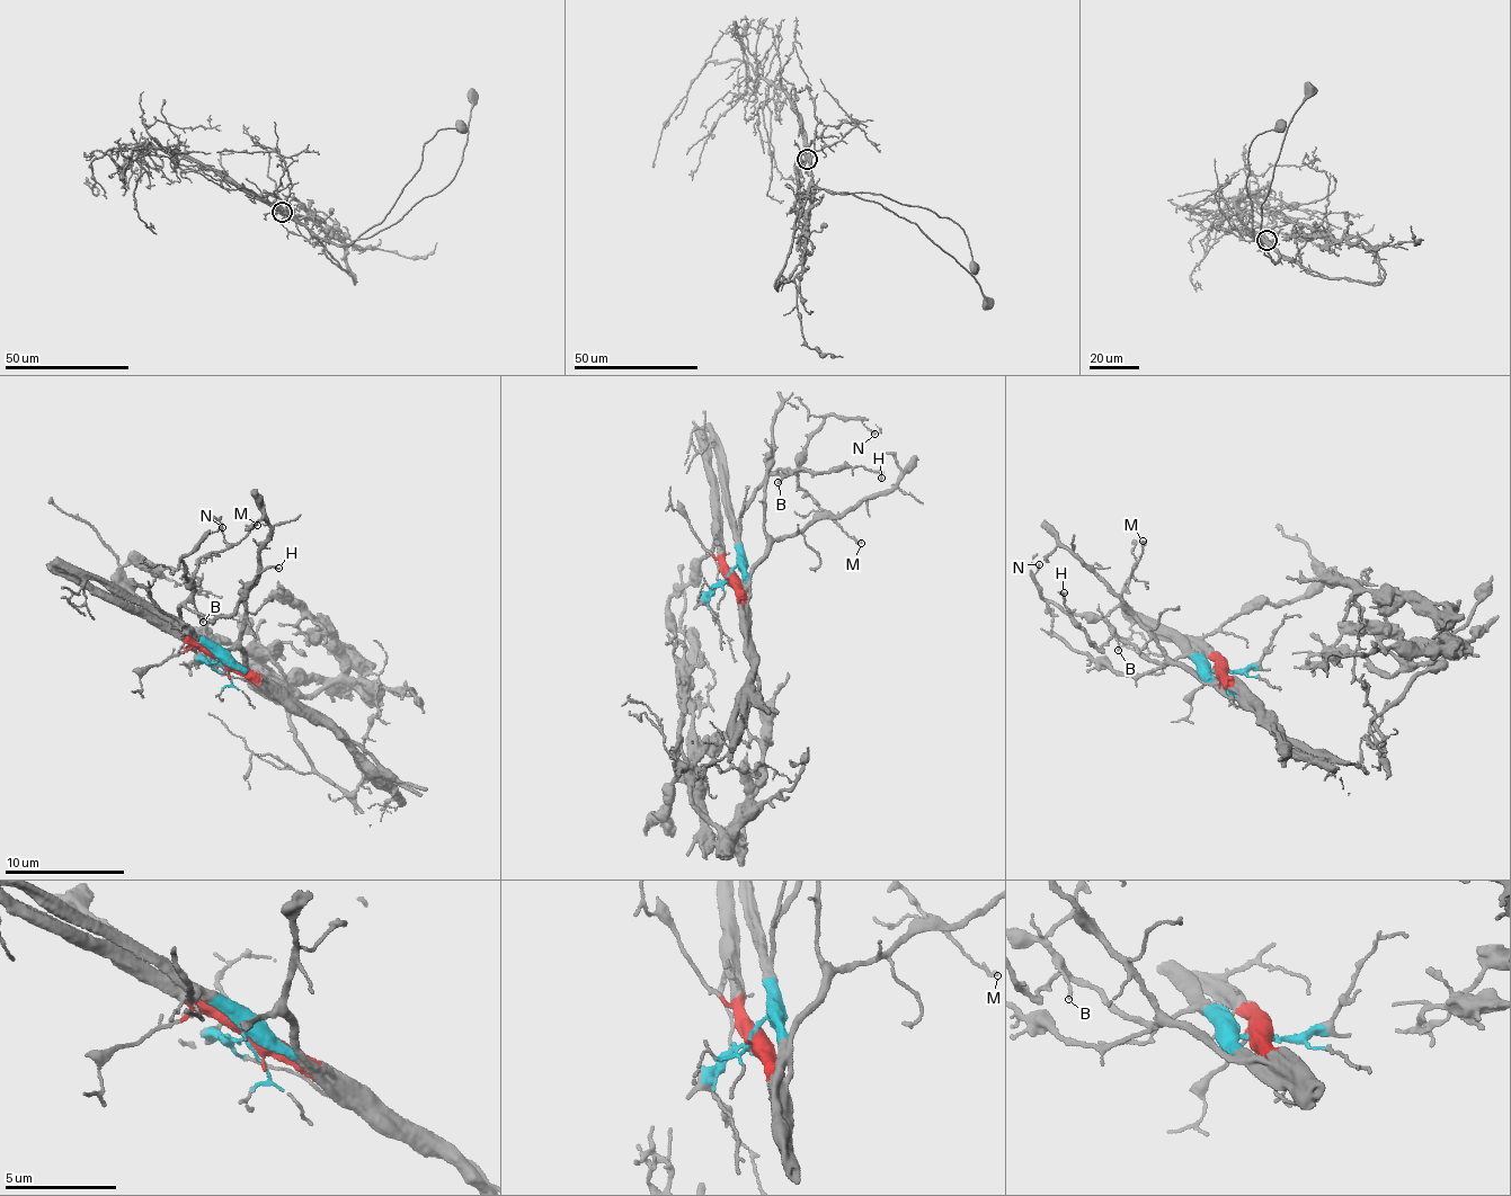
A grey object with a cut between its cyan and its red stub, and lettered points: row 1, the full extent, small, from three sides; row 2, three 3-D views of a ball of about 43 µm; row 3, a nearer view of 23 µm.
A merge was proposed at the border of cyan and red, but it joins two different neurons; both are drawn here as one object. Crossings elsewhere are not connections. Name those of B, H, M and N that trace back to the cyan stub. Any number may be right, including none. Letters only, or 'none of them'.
B, H, M, N

